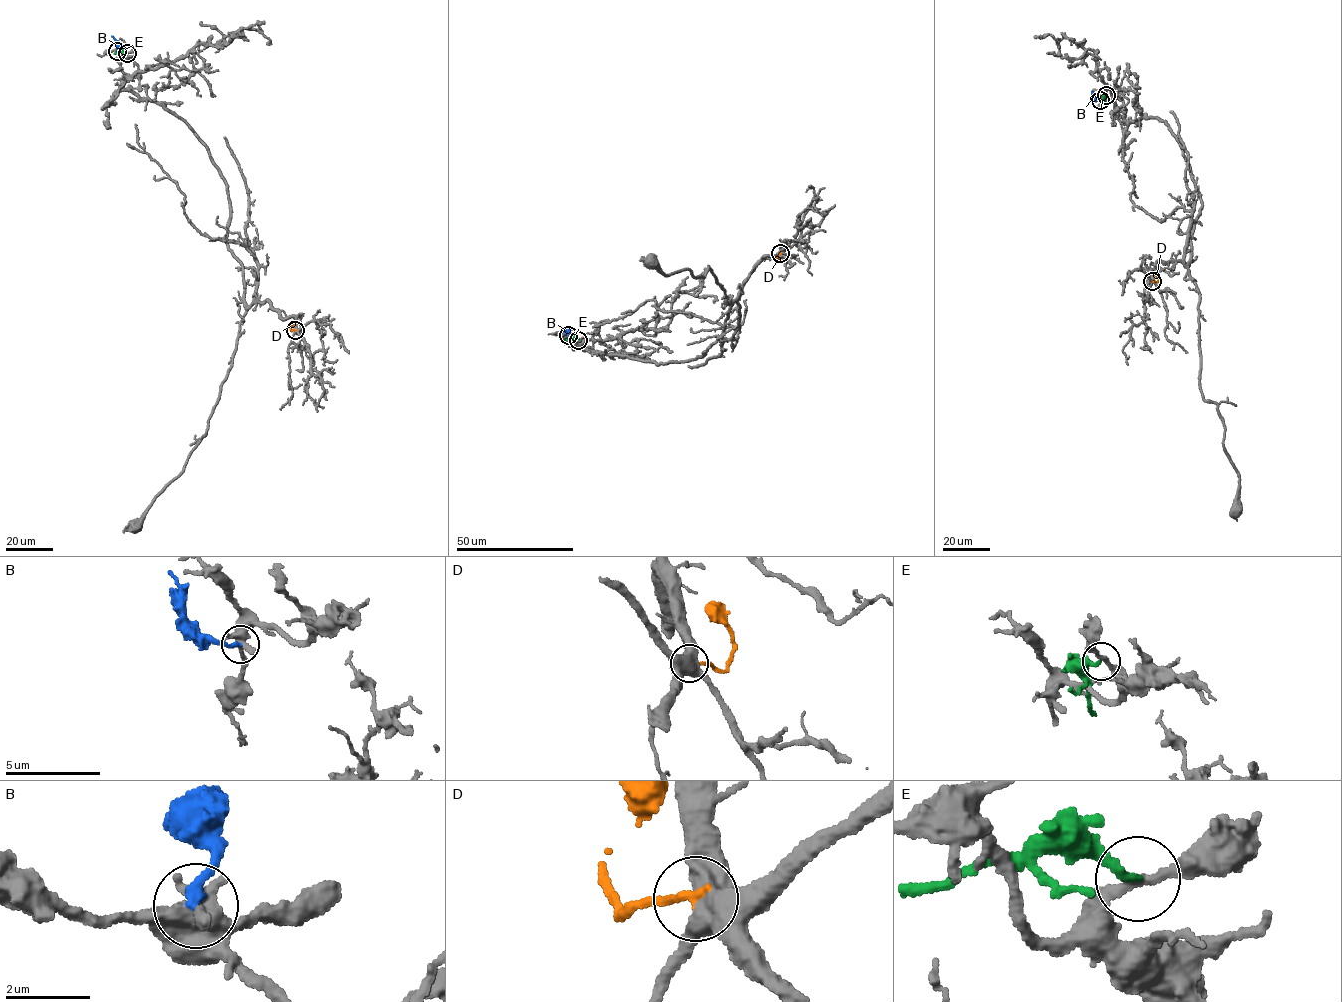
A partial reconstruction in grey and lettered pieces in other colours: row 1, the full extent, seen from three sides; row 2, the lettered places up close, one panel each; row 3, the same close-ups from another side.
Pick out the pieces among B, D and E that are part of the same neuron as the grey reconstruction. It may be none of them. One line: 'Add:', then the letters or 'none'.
Add: none

